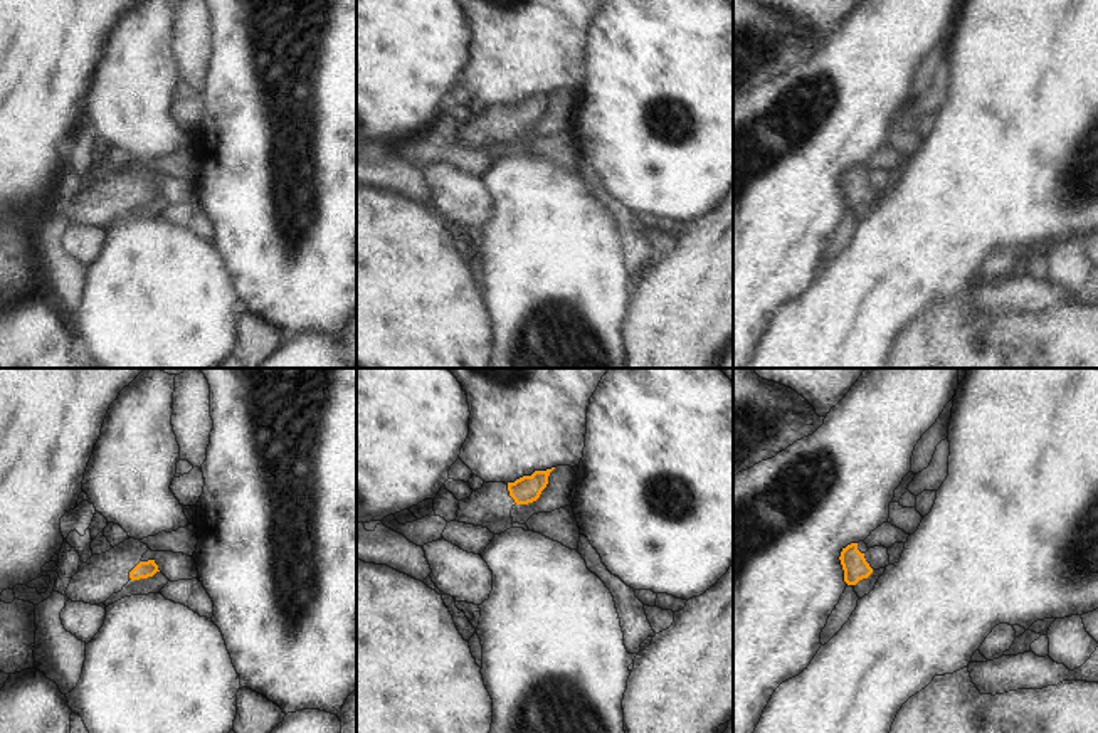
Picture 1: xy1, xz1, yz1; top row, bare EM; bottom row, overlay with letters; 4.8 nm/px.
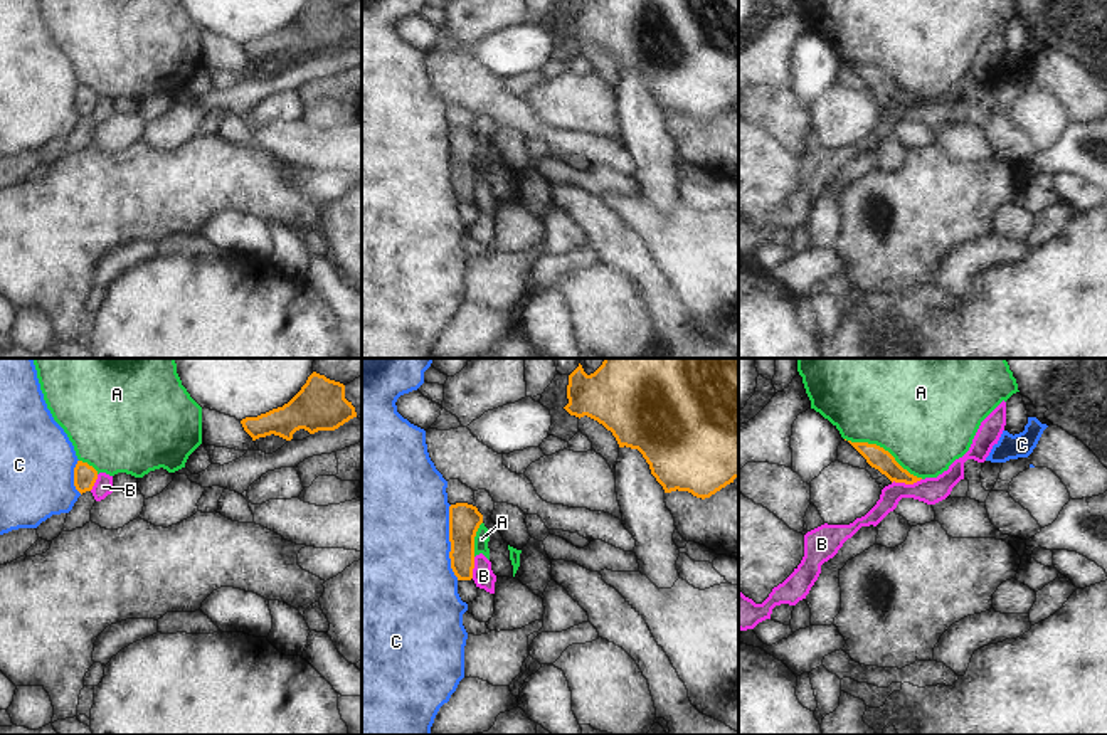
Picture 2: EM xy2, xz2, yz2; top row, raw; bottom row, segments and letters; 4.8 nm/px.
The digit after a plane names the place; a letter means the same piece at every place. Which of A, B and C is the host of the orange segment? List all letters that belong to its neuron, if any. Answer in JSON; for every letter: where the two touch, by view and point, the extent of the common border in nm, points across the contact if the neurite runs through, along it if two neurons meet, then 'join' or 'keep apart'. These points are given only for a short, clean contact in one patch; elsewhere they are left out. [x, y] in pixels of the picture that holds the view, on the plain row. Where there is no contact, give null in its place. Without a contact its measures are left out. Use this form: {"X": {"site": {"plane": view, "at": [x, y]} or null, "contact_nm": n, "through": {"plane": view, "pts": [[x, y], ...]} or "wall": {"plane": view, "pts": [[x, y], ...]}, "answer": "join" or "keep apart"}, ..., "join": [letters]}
{"A": {"site": {"plane": "yz2", "at": [882, 71]}, "contact_nm": 420, "answer": "keep apart"}, "B": {"site": {"plane": "yz2", "at": [905, 106]}, "contact_nm": 150, "wall": {"plane": "yz2", "pts": [[921, 101], [912, 106], [892, 106]]}, "answer": "keep apart"}, "C": {"site": {"plane": "xz2", "at": [450, 163]}, "contact_nm": 360, "answer": "keep apart"}, "join": []}

